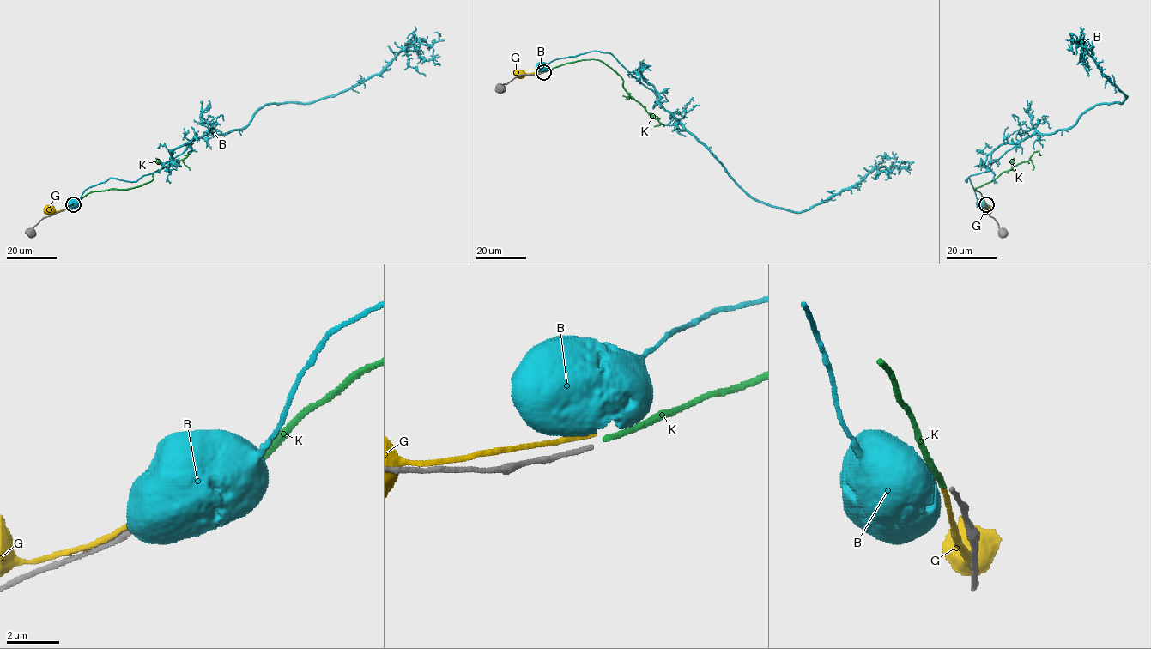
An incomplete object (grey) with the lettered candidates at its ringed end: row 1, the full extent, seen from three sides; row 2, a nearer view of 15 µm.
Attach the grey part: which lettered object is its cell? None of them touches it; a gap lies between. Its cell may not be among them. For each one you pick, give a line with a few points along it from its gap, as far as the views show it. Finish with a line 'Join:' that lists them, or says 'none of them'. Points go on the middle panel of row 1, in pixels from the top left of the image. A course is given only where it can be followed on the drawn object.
Join: none of them

